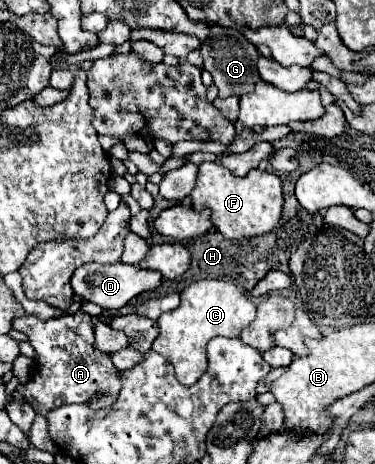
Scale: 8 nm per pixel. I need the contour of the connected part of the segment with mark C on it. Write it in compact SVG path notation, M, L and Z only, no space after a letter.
M198 280L186 286L180 294L180 306L158 318L160 334L152 348L168 356L176 368L176 378L190 386L206 372L206 344L214 336L236 338L254 320L256 306L226 280Z

